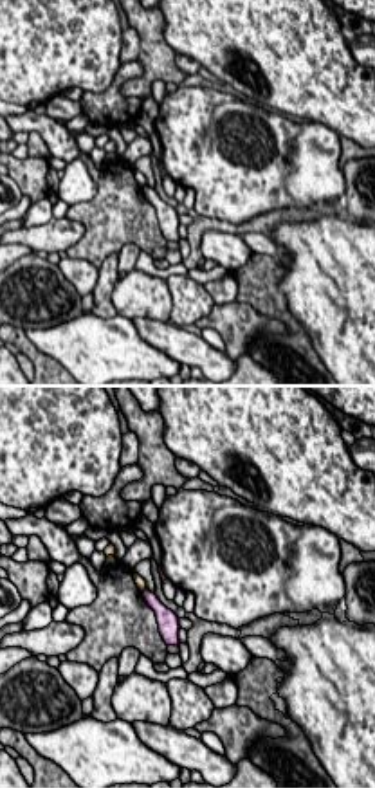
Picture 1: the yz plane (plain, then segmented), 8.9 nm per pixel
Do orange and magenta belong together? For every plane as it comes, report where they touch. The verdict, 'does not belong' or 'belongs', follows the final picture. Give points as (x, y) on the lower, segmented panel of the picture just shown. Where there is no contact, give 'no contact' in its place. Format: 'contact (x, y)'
no contact

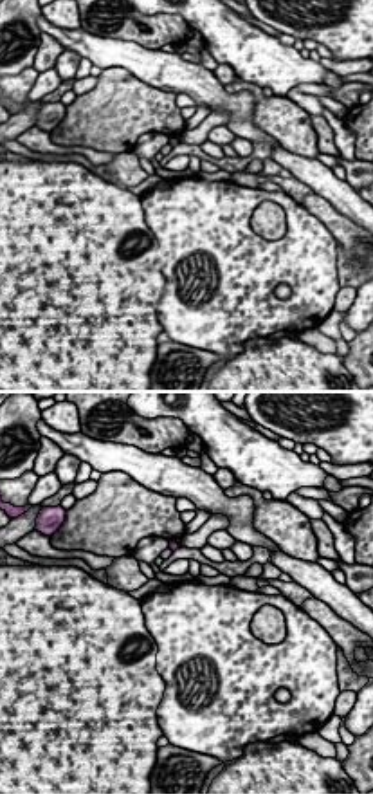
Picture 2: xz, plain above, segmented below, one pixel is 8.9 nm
contact (177, 542)

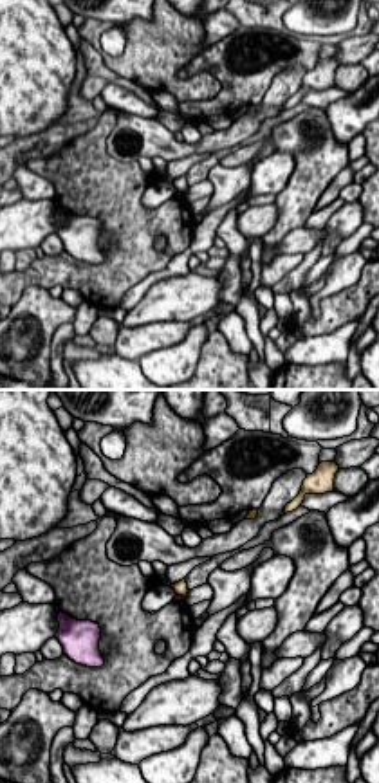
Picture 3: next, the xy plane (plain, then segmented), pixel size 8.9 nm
contact (181, 594)

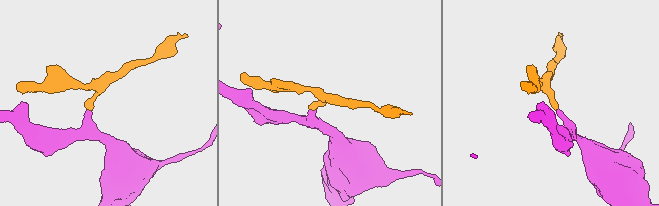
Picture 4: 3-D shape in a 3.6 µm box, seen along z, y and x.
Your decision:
does not belong

